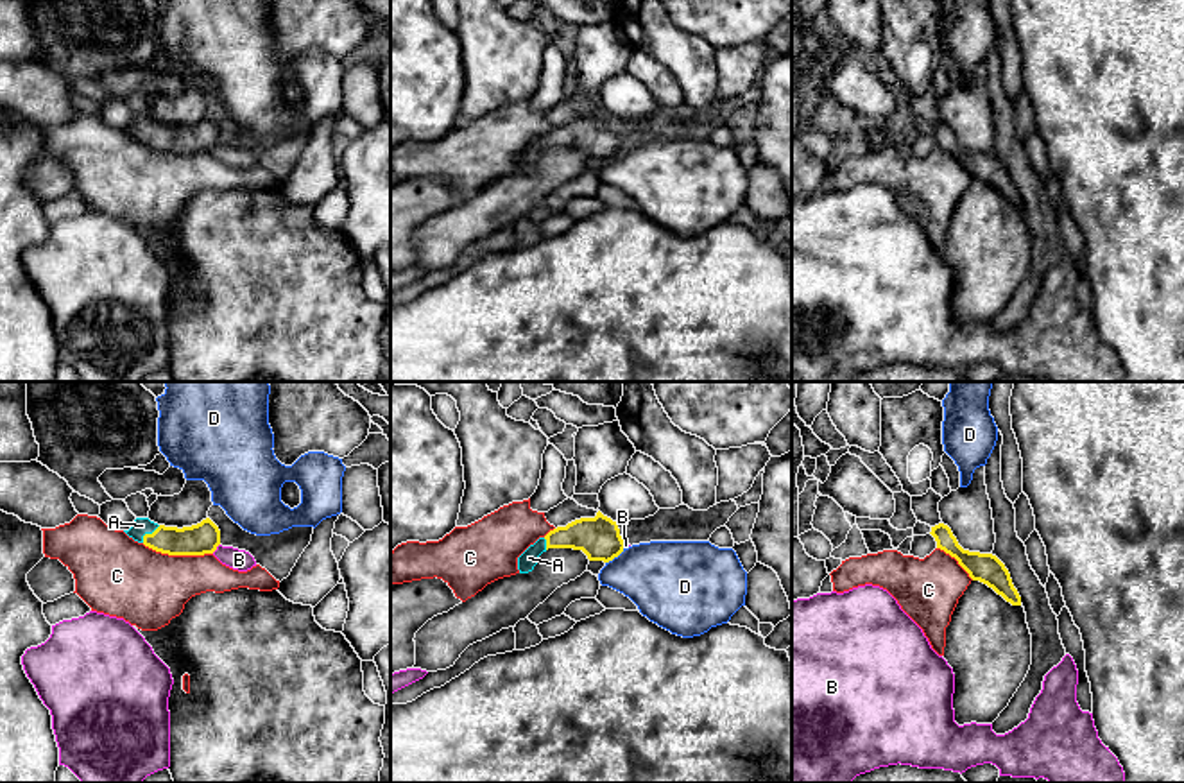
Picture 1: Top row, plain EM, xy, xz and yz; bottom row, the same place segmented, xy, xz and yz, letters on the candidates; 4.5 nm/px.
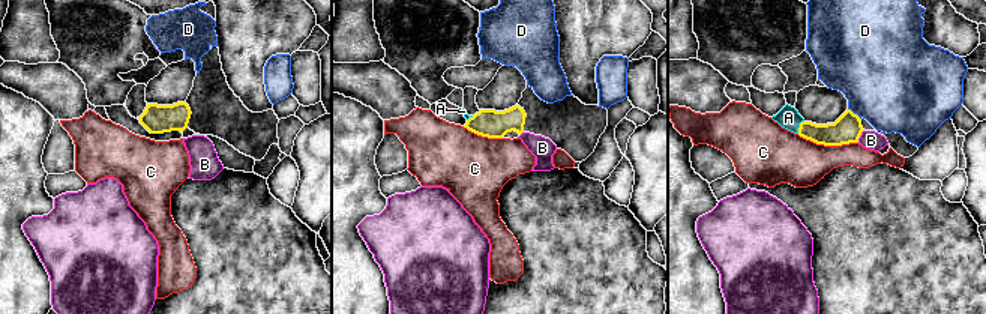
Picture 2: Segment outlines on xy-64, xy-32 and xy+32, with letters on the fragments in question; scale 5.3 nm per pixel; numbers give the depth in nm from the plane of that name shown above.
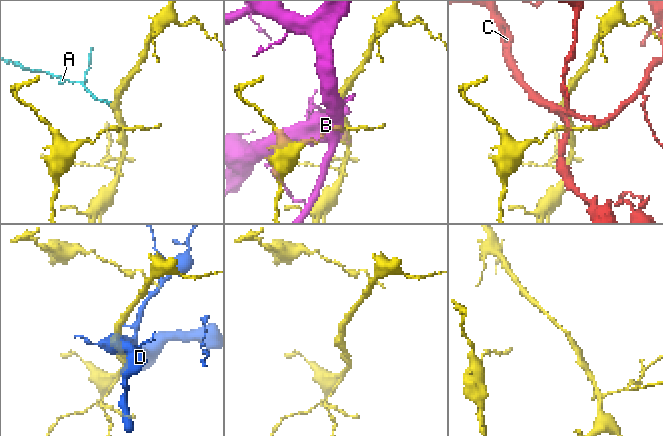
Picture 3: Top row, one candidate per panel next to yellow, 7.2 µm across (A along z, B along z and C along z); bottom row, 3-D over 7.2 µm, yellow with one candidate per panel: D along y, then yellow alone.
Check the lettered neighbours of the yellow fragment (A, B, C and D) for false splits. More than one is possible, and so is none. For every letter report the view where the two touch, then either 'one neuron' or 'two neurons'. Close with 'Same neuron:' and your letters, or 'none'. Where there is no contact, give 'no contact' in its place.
A: contact in xy; one neuron
B: contact in xy; two neurons
C: contact in xy; two neurons
D: contact in xz; two neurons
Same neuron: A

